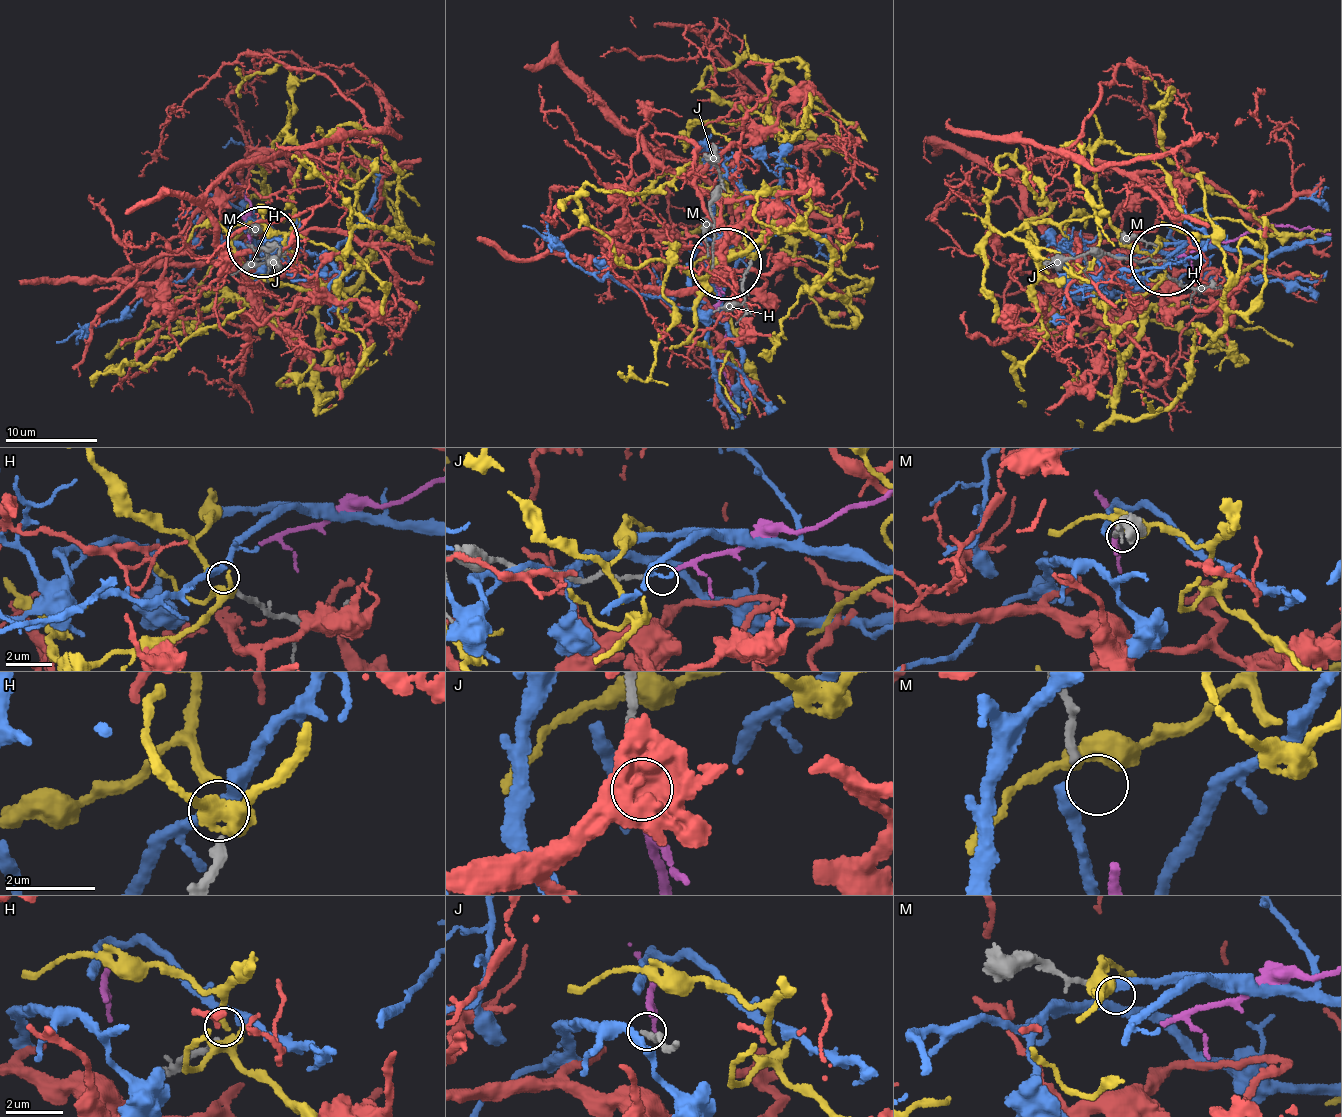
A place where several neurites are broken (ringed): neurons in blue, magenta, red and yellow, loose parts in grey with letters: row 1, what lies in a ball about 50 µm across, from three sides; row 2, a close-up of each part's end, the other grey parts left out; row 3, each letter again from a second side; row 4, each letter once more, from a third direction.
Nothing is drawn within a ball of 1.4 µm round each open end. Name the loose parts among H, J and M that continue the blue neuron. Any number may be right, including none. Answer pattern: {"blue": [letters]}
{"blue": ["H"]}

